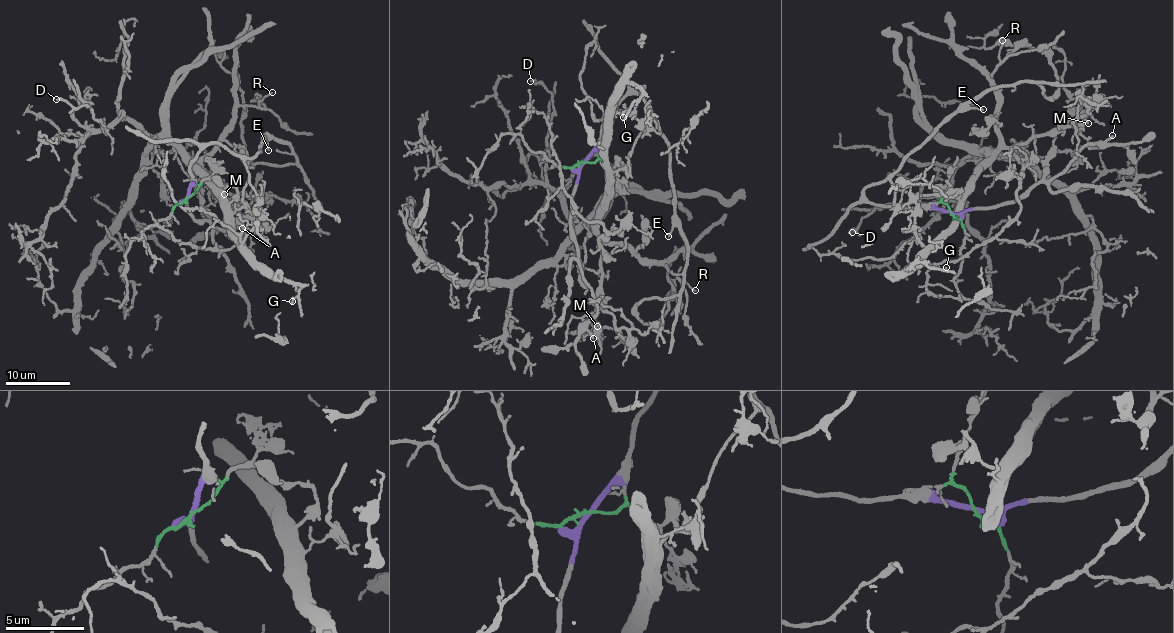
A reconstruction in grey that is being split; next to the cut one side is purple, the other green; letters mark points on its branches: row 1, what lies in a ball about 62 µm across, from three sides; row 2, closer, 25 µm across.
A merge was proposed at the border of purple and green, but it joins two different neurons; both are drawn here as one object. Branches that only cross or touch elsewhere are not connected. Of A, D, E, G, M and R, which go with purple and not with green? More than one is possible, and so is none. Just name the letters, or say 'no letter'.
A, E

